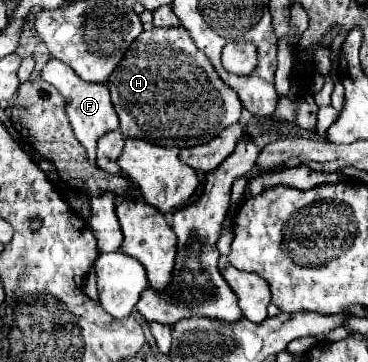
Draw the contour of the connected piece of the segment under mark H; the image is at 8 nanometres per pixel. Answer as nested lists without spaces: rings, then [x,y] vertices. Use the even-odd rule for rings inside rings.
[[[149,28],[145,30],[133,46],[127,50],[123,60],[117,64],[107,80],[115,112],[121,122],[121,132],[125,138],[139,138],[153,142],[157,146],[197,146],[219,136],[221,130],[235,124],[241,116],[241,100],[233,88],[229,88],[209,64],[207,56],[195,48],[189,40],[189,32],[181,28]]]

